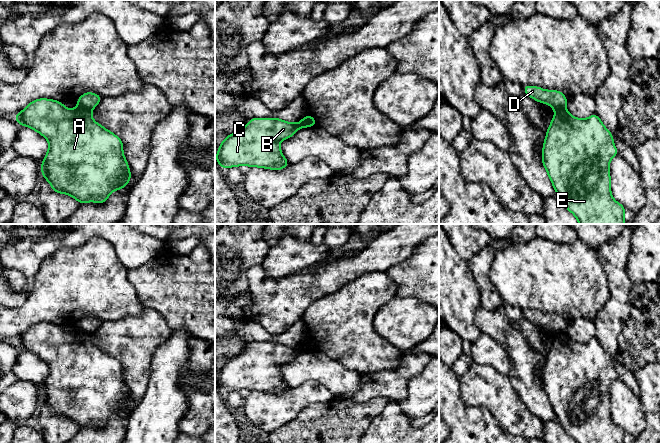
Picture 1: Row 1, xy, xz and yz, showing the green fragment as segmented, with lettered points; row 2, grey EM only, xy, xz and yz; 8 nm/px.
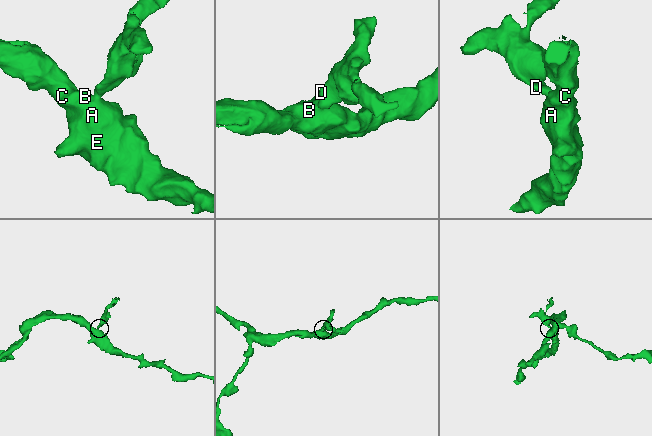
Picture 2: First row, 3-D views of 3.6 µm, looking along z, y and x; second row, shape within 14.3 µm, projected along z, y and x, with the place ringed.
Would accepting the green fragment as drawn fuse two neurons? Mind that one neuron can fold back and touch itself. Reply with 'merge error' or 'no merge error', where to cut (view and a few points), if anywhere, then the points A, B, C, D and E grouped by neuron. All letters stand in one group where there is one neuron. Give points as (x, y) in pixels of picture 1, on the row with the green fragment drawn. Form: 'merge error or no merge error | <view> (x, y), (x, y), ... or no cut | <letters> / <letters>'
merge error | xy (78, 105), (90, 111) | A B C E / D

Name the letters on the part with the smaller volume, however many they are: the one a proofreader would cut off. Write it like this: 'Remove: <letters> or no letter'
Remove: D

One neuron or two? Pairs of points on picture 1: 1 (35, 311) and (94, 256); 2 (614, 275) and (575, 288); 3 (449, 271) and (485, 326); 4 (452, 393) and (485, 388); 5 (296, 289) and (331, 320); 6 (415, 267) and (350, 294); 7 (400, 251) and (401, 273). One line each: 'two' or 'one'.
1: one
2: two
3: two
4: two
5: two
6: two
7: two

